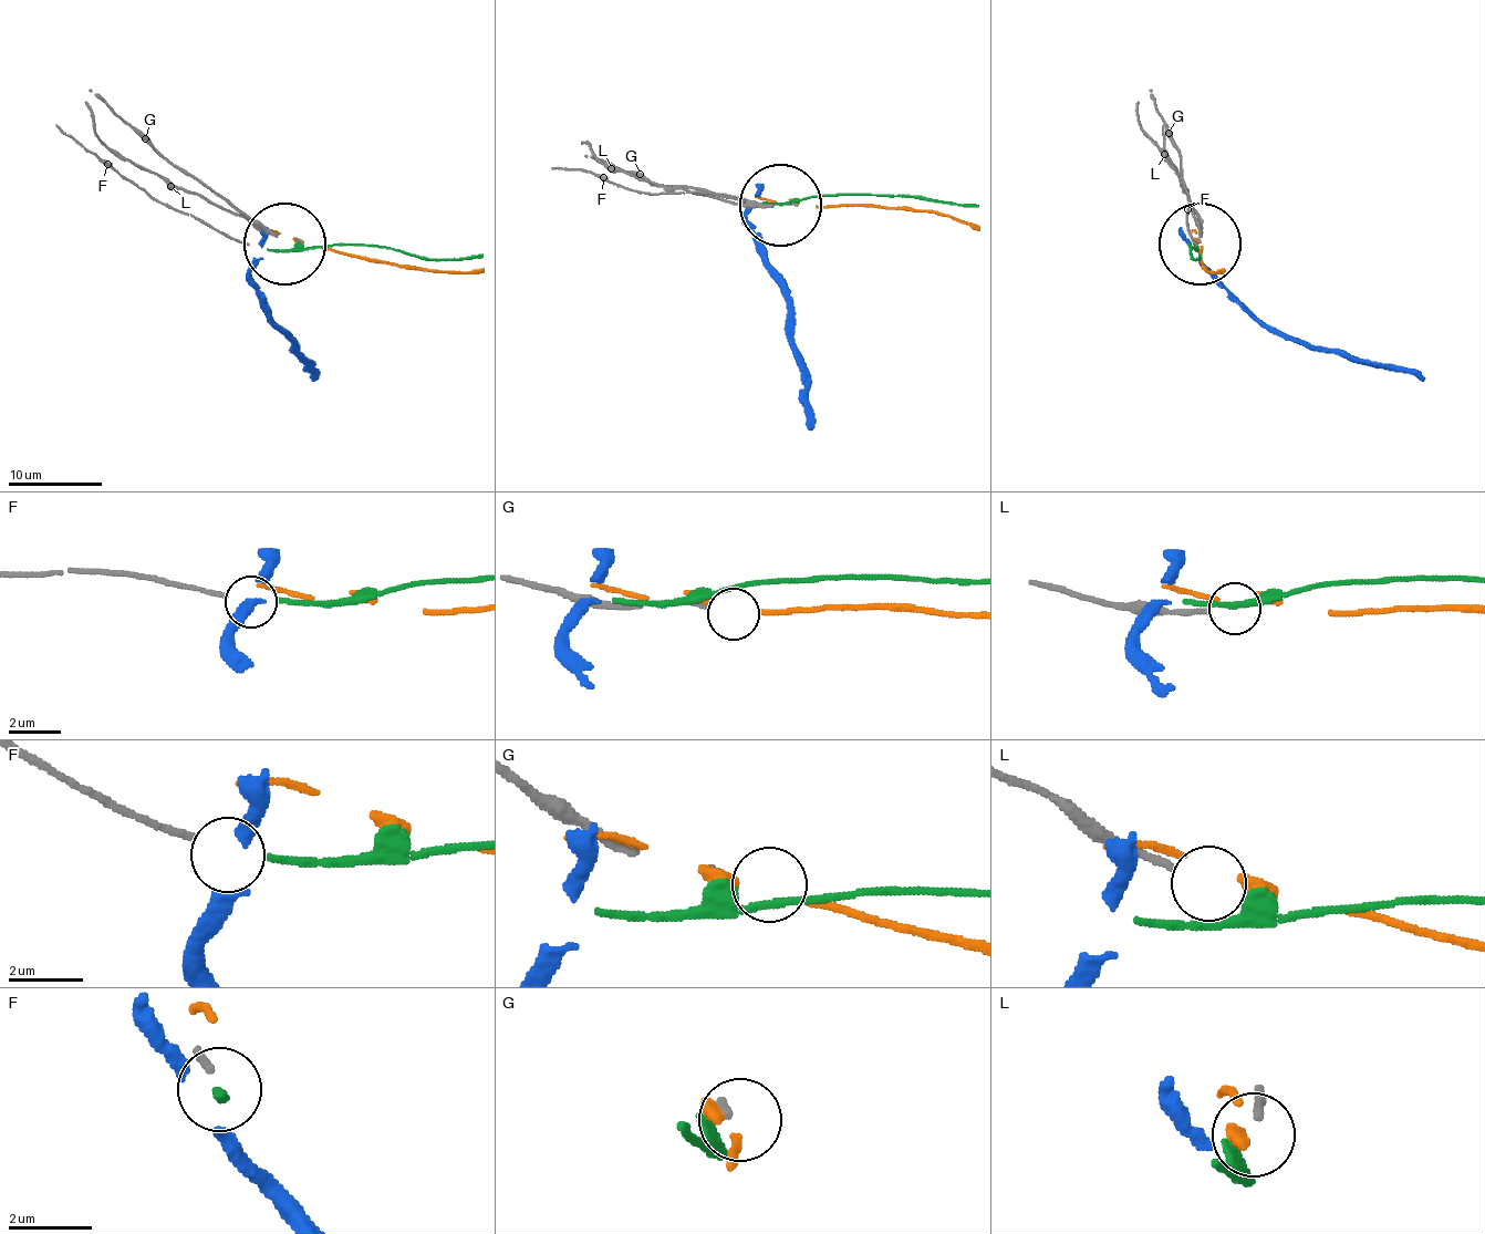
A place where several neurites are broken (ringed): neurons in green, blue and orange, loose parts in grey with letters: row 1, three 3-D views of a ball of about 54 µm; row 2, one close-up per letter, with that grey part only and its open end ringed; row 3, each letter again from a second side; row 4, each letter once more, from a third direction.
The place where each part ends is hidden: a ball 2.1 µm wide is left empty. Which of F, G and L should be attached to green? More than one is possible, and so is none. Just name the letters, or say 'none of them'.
F

